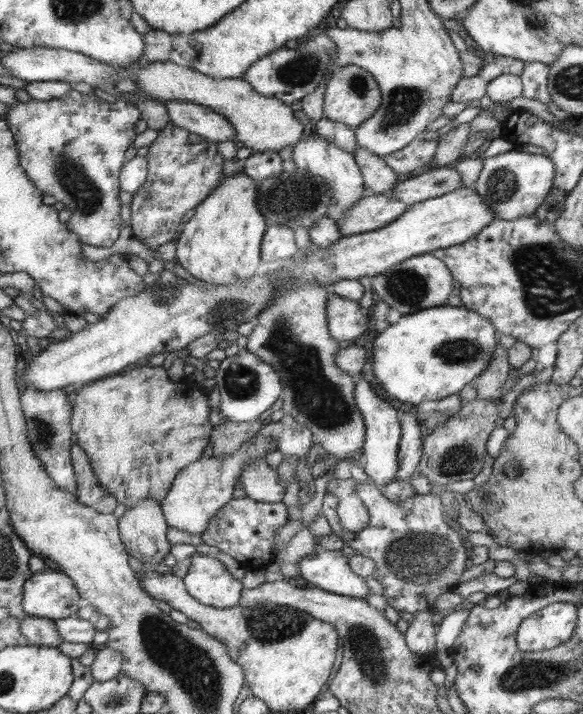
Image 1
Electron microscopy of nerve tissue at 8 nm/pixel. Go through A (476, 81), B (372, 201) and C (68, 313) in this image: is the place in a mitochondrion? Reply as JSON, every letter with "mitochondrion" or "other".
{"A":"other","B":"other","C":"other"}

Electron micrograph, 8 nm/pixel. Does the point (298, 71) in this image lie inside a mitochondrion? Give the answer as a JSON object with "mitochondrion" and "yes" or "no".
{"mitochondrion":"yes"}

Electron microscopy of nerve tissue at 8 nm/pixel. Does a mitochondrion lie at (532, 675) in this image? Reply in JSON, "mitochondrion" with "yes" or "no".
{"mitochondrion":"yes"}

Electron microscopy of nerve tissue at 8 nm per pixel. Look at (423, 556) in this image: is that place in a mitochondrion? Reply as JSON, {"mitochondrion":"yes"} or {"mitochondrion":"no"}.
{"mitochondrion":"yes"}

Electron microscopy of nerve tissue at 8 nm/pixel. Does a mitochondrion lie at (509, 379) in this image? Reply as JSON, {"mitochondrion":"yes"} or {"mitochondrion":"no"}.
{"mitochondrion":"no"}

